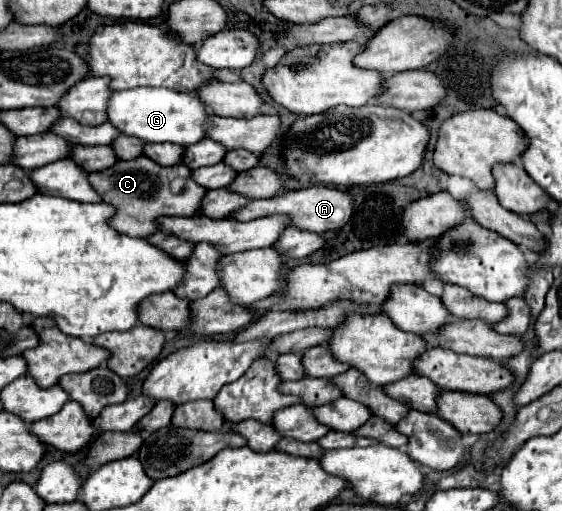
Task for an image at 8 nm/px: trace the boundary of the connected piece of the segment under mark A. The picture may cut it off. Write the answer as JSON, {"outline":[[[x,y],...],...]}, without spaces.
{"outline":[[[311,185],[307,189],[297,189],[297,191],[283,191],[275,197],[269,199],[253,199],[239,211],[239,215],[229,215],[239,221],[251,221],[267,215],[287,215],[289,225],[301,227],[303,231],[313,231],[313,233],[327,233],[327,231],[337,231],[341,229],[353,213],[353,199],[351,195],[335,189],[335,187],[323,187],[323,185]]]}

